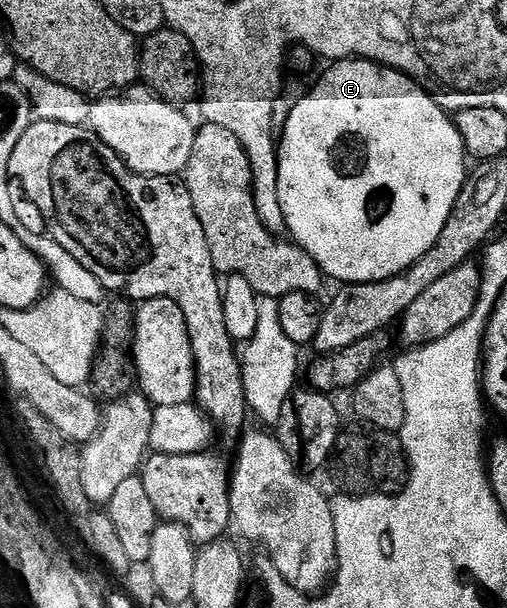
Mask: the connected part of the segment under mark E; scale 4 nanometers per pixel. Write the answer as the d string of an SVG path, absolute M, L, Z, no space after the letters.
M343 59L332 64L333 68L318 81L317 84L310 86L306 94L297 100L295 109L291 109L291 113L287 117L283 130L279 135L279 146L277 148L277 160L279 161L279 205L283 209L283 217L285 218L285 230L291 236L292 242L296 243L306 255L313 258L314 263L320 265L322 272L326 276L329 275L333 279L338 279L338 284L348 285L350 283L382 283L385 279L390 279L396 275L402 274L413 266L415 261L419 261L419 257L427 254L439 241L439 237L443 233L443 229L447 225L447 221L453 212L455 201L459 197L459 193L465 187L467 178L467 170L465 171L465 159L467 160L467 152L465 150L465 139L459 133L456 122L451 118L450 112L444 111L437 104L436 99L425 90L419 83L414 83L412 79L401 71L393 71L390 67L380 67L378 63L372 63L366 59Z

